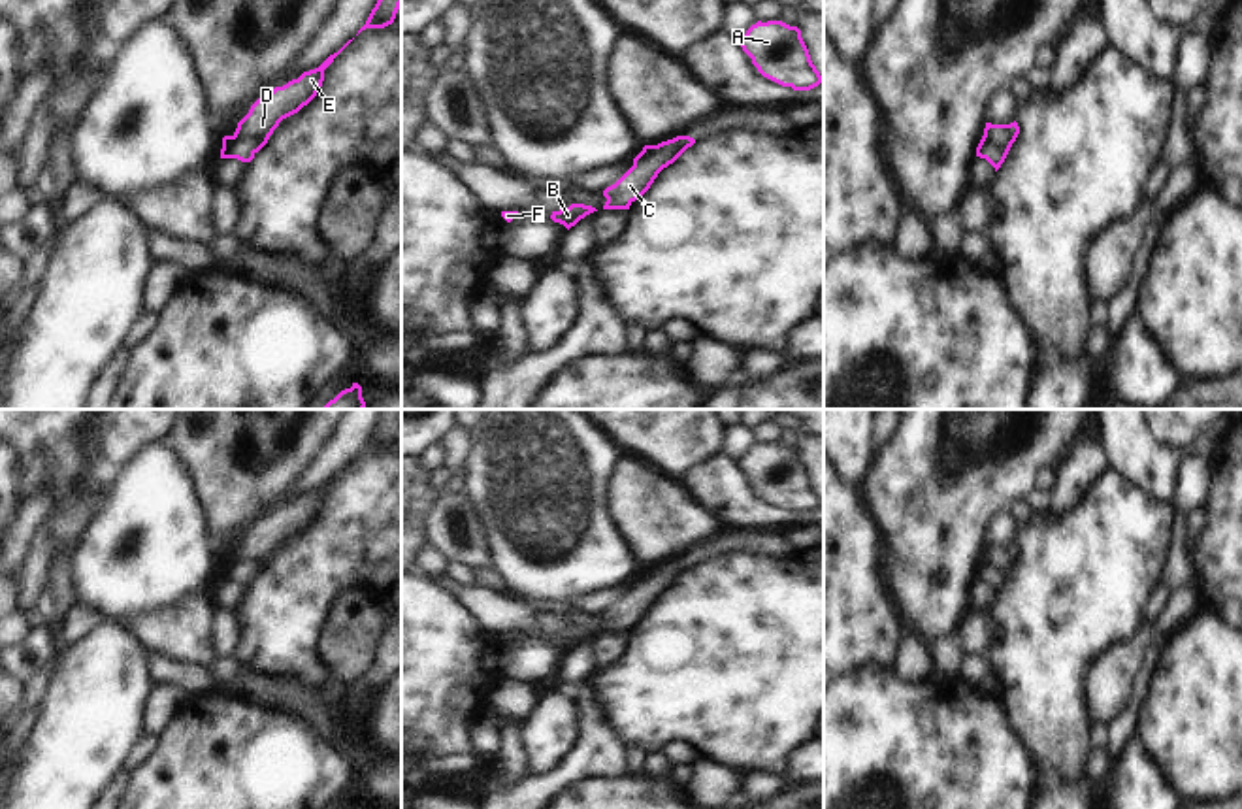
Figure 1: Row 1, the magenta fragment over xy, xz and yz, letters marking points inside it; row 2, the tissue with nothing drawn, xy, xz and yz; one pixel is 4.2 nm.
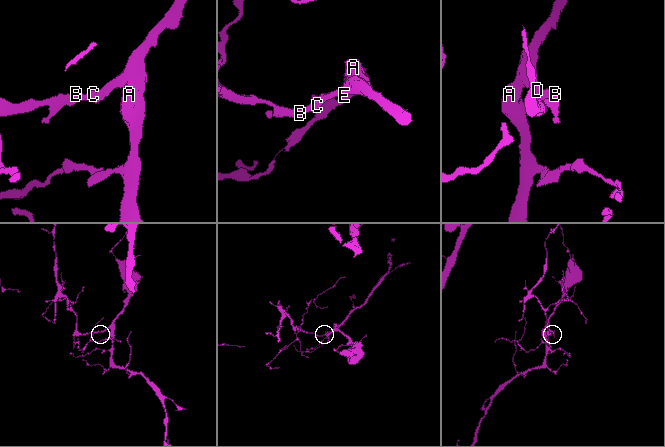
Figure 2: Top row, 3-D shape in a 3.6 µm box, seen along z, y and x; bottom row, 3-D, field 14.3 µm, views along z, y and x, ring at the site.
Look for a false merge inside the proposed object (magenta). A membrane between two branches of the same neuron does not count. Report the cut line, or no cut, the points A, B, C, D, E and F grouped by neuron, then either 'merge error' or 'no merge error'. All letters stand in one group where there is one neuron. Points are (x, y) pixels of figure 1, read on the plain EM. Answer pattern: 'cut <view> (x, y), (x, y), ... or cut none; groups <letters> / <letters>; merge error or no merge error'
cut none; groups A B C D E F; no merge error

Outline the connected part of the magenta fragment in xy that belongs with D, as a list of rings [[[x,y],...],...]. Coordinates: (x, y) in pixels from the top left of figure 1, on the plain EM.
[[[349,462],[337,475],[330,477],[319,490],[303,494],[298,502],[260,519],[237,545],[236,554],[222,560],[221,581],[251,585],[268,566],[279,545],[298,536],[317,519],[324,504],[324,492],[351,464],[352,462]]]

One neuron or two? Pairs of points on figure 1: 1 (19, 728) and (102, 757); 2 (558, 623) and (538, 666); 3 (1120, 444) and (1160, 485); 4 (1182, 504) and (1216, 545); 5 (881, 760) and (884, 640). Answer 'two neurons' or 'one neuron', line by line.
1: two neurons
2: one neuron
3: one neuron
4: two neurons
5: two neurons

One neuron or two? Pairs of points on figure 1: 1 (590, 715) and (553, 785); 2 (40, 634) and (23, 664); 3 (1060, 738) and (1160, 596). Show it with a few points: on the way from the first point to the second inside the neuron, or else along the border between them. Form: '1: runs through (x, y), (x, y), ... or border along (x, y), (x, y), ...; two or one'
1: runs through (590, 732), (590, 749), (570, 770); one
2: runs through (38, 642), (29, 657); one
3: border along (1158, 581), (1146, 600), (1139, 627); two

